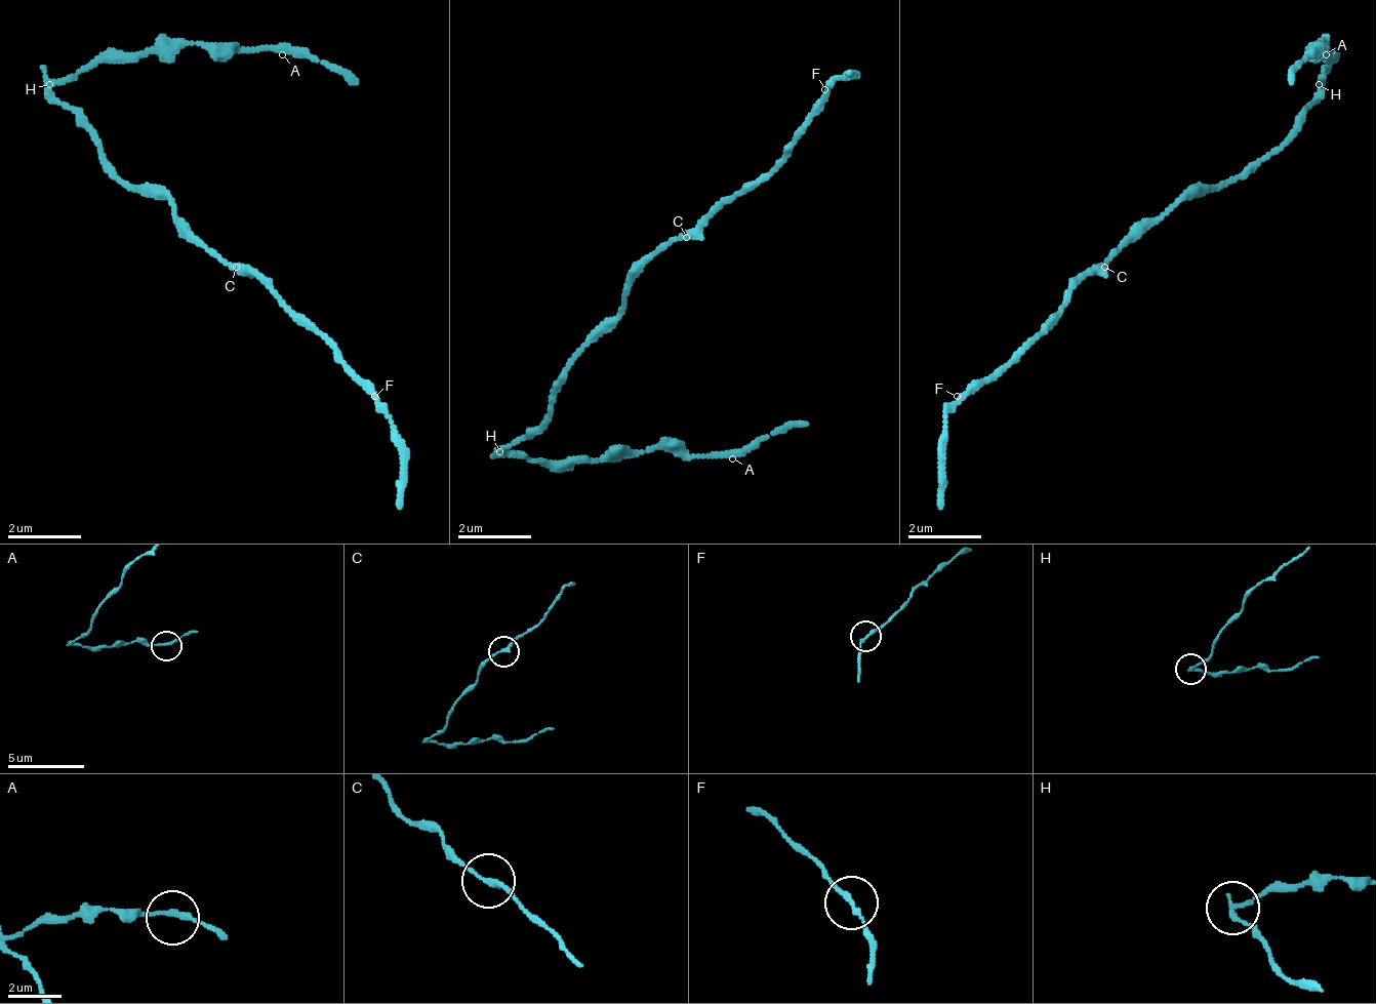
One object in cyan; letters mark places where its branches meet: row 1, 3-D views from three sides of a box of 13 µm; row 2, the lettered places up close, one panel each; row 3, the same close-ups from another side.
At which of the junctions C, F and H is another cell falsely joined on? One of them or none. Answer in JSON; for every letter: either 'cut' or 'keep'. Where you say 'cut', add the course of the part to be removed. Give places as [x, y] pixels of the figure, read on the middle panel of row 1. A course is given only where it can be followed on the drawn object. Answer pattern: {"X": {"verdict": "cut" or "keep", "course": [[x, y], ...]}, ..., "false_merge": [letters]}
{"C": {"verdict": "keep"}, "F": {"verdict": "keep"}, "H": {"verdict": "cut", "course": [[501, 449], [631, 449], [741, 458], [806, 422]]}, "false_merge": ["H"]}

